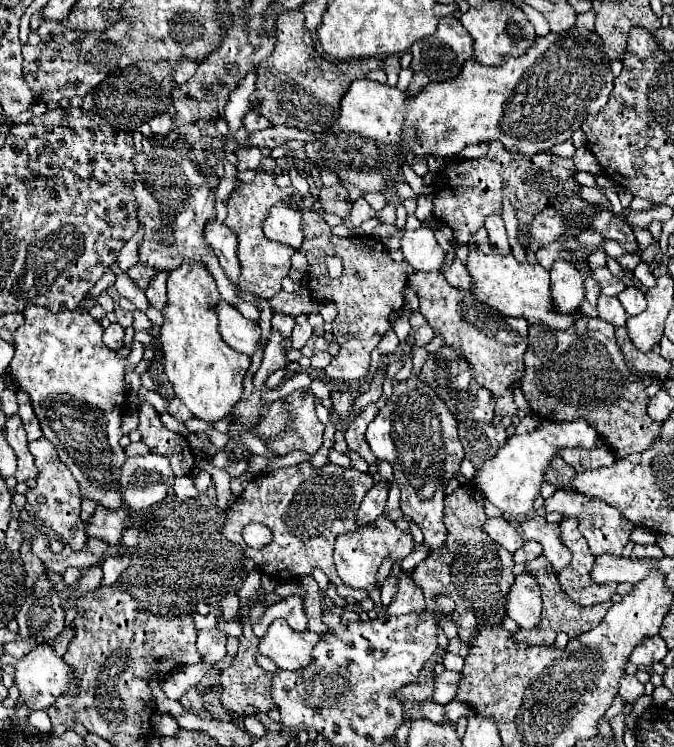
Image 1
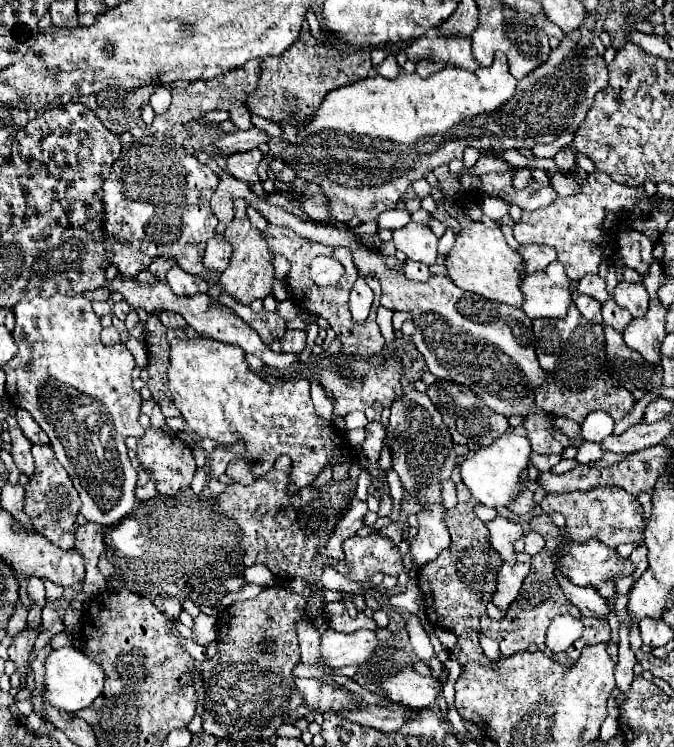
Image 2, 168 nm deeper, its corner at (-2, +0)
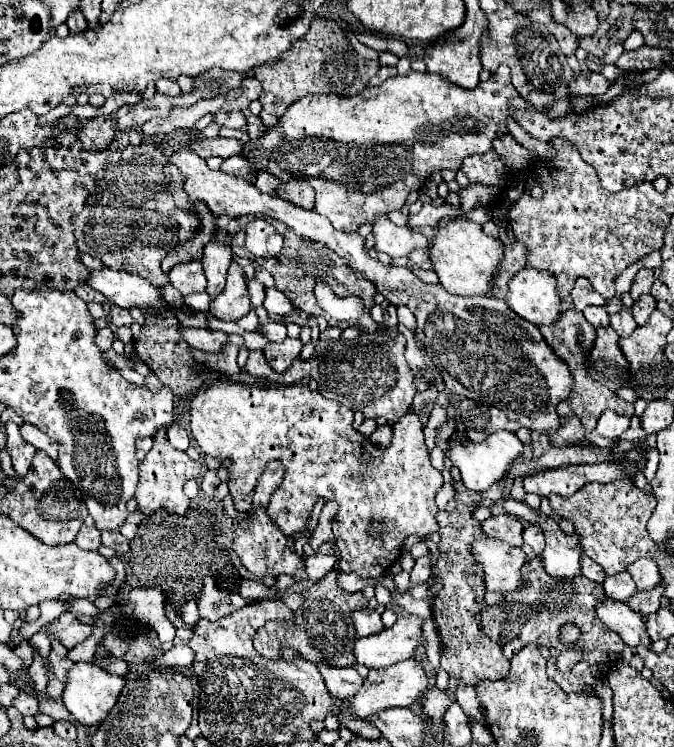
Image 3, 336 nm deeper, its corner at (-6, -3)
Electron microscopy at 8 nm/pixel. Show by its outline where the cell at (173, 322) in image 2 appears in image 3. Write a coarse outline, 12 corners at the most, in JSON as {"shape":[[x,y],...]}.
{"shape":[[182,327],[188,345],[218,351],[226,345],[224,331]]}

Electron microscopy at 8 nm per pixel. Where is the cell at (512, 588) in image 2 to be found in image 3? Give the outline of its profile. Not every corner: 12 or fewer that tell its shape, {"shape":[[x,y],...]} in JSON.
{"shape":[[494,539],[472,545],[490,593],[522,587],[526,555]]}

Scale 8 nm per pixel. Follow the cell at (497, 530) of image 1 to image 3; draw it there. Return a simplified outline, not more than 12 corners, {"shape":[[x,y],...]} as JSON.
{"shape":[[496,515],[482,523],[488,537],[522,545],[524,525],[512,515]]}

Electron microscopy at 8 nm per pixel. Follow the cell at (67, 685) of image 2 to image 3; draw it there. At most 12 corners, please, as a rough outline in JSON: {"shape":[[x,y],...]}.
{"shape":[[88,661],[68,669],[62,701],[86,727],[104,721],[124,679]]}

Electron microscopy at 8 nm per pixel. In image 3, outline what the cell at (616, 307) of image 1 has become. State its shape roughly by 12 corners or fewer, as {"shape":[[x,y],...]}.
{"shape":[[630,311],[610,315],[610,327],[628,337],[638,327]]}

